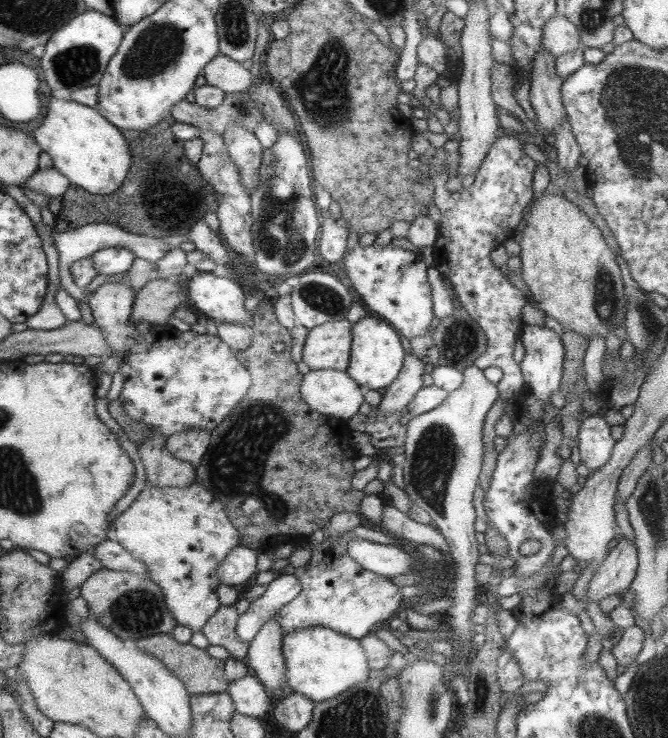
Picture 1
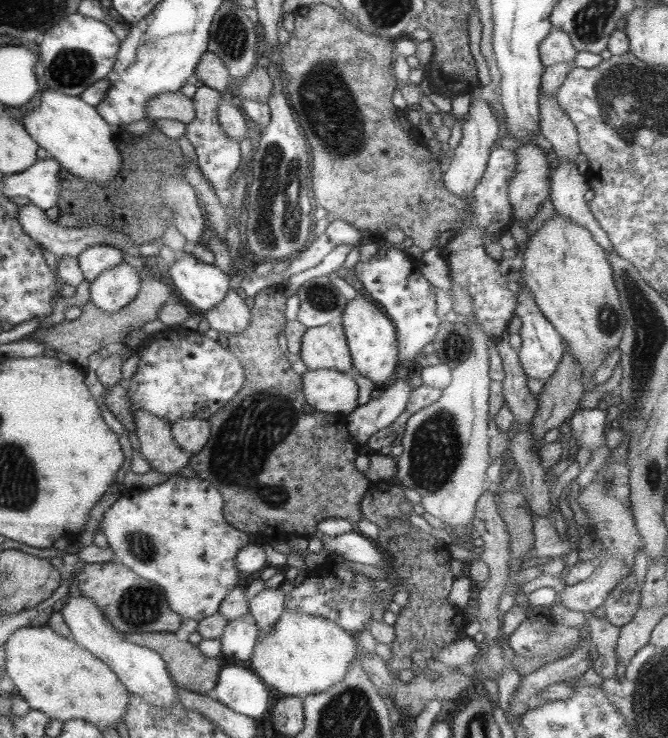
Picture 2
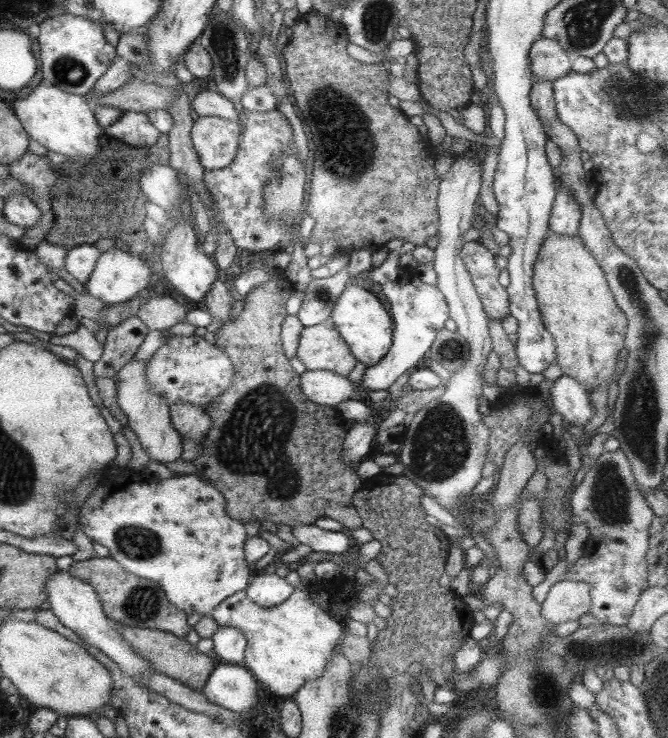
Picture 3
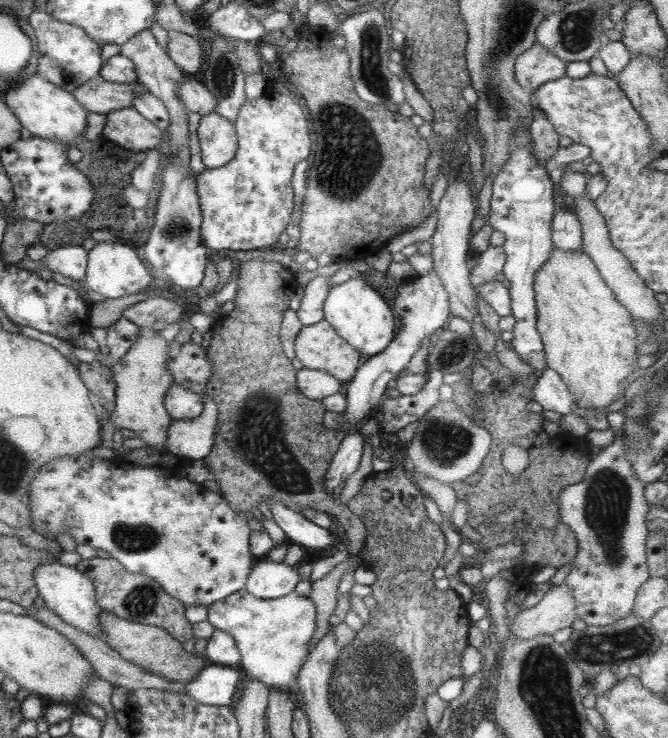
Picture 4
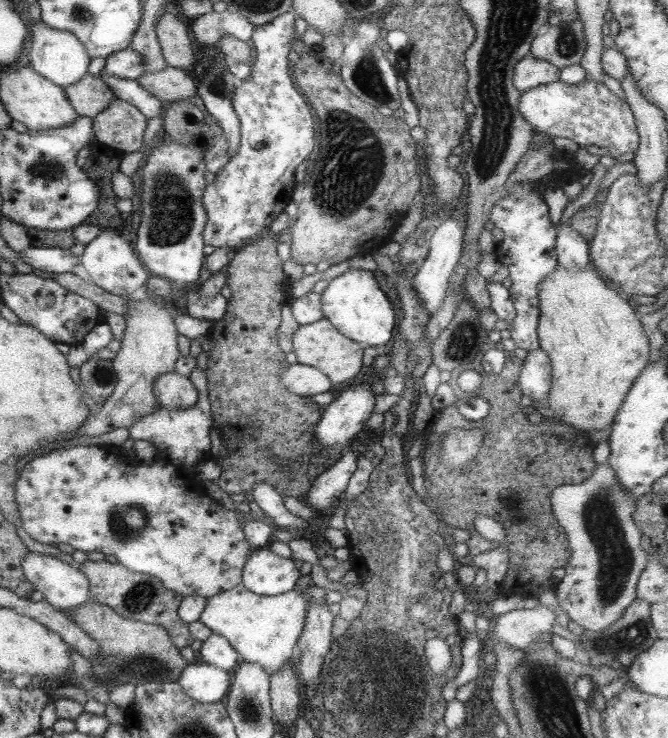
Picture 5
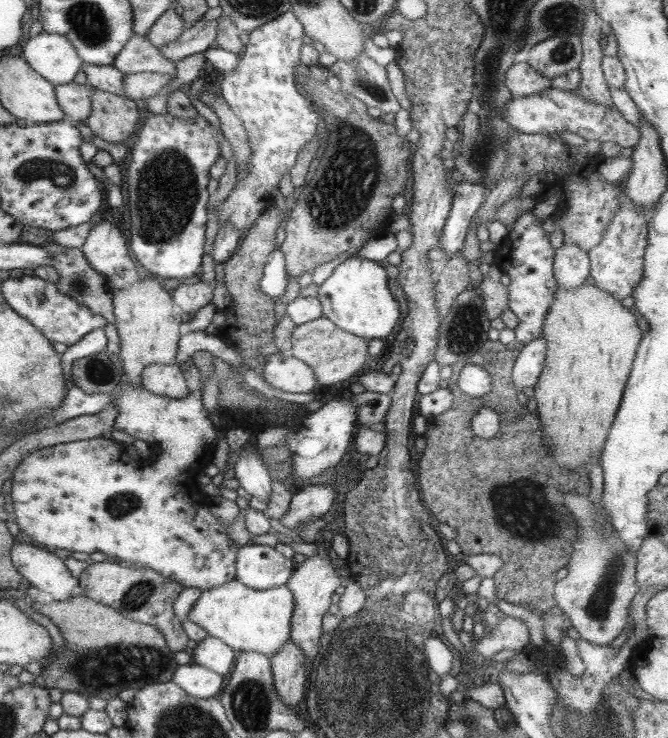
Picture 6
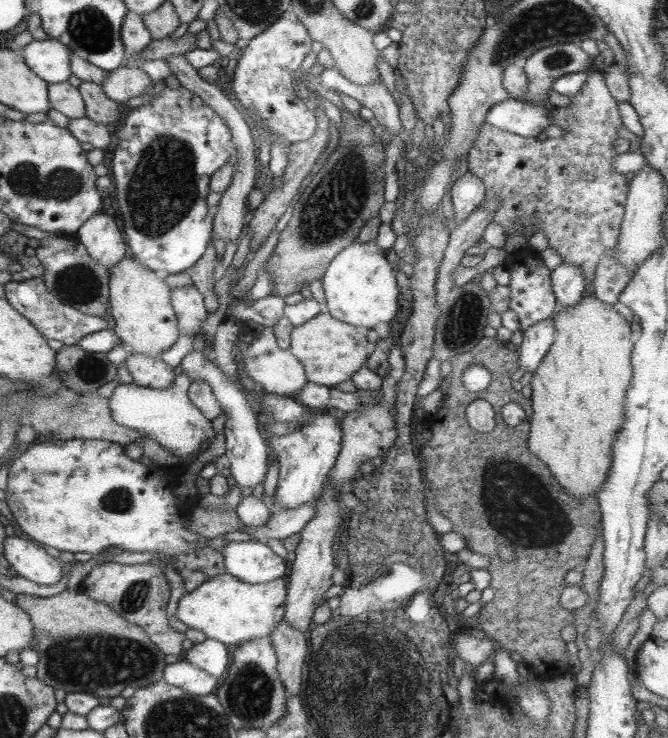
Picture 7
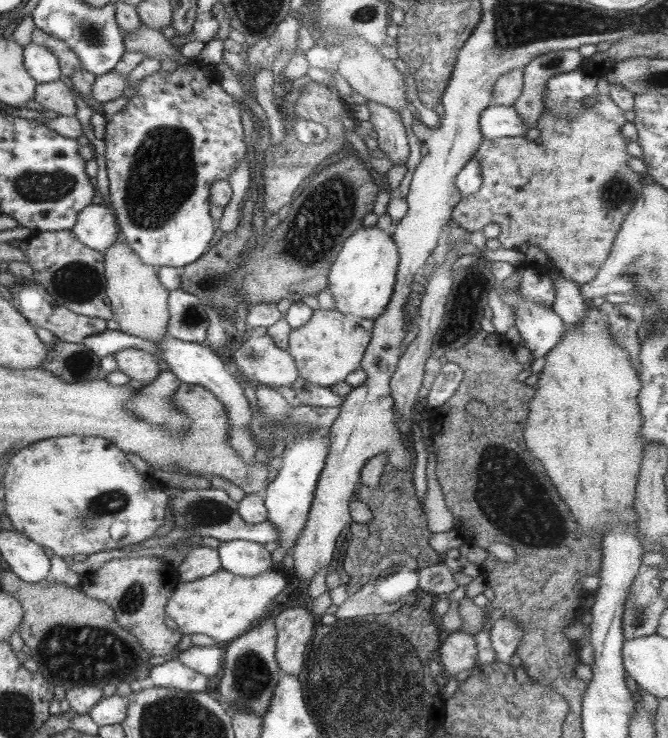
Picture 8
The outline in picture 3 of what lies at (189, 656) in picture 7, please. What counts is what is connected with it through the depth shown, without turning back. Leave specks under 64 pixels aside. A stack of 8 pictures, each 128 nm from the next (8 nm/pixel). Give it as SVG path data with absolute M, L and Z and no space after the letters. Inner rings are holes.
M219 626L211 636L211 656L218 662L243 664L245 637L232 626Z

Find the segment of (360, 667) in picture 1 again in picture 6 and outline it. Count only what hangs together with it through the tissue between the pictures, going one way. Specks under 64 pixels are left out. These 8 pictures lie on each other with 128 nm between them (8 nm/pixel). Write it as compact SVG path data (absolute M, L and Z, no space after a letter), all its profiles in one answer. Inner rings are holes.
M233 579L222 585L202 590L191 603L185 619L200 626L207 635L221 640L233 650L253 651L269 656L289 640L292 610L292 594L285 585L269 587L267 590L255 590Z

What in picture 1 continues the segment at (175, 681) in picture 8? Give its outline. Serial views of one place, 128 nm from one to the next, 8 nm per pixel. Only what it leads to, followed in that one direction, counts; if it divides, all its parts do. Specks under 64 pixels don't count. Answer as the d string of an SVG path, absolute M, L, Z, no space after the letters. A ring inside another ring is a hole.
M251 673L227 682L224 691L233 703L233 710L253 718L265 714L271 702L269 692L264 689L261 681Z

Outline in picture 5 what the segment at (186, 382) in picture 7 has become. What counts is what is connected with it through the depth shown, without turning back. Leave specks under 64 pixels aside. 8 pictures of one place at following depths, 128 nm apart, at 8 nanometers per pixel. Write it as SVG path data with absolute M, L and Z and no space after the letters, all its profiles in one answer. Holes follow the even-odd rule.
M195 366L189 374L191 384L197 391L197 402L191 408L179 408L179 410L167 410L167 408L159 407L153 414L147 414L143 418L132 422L128 428L128 438L131 440L147 440L151 442L156 449L158 458L151 462L145 463L139 460L130 460L127 455L115 446L108 444L96 445L78 445L71 448L60 448L59 450L49 451L46 455L37 456L25 463L21 469L21 473L14 482L14 501L17 507L18 517L25 534L31 540L41 544L67 544L75 551L81 551L85 554L91 552L100 552L103 555L114 556L121 566L128 568L136 573L143 573L157 578L166 589L175 591L182 597L203 597L209 598L214 594L219 594L224 590L230 589L232 586L238 585L241 580L241 571L247 556L251 554L252 548L246 542L244 532L240 523L237 522L236 514L233 511L225 509L221 503L215 501L207 495L202 484L195 486L195 482L191 482L190 472L199 462L210 458L210 440L209 431L212 424L211 406L209 405L208 390L206 387L207 379L204 370Z

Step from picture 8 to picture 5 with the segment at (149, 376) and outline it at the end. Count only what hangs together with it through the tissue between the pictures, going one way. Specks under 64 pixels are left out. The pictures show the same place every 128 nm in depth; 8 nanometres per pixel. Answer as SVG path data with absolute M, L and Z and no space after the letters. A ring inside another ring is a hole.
M175 371L156 376L152 389L157 404L167 410L191 408L197 402L198 394L190 379Z

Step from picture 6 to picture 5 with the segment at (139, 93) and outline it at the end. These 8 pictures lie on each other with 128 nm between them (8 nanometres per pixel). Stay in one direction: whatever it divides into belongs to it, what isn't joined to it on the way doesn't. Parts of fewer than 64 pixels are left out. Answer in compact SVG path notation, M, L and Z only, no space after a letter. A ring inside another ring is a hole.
M165 66L165 70L161 72L140 75L136 81L141 88L164 103L178 100L193 102L193 95L197 88L193 85L193 80L189 78L186 70L169 66Z

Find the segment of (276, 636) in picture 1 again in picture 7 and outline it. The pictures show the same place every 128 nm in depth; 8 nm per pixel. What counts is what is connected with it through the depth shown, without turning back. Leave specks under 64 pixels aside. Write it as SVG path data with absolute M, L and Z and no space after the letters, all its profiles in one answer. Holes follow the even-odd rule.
M231 541L221 548L223 568L241 582L261 584L283 576L287 561L258 541Z

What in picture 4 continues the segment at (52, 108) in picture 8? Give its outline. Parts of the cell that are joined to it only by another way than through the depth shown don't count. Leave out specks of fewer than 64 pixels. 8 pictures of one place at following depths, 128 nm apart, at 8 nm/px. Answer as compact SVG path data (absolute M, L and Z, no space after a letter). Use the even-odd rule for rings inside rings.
M97 75L81 83L71 93L87 113L104 115L131 106L132 98L145 91L147 91L146 88L137 81L114 83L102 80L101 76Z

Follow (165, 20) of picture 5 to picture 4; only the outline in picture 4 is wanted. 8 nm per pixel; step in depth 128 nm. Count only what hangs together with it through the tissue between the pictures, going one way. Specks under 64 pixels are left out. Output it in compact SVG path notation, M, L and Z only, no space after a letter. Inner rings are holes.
M175 32L173 36L167 37L165 44L167 56L173 64L187 76L193 76L199 70L201 64L201 49L199 43L191 36Z

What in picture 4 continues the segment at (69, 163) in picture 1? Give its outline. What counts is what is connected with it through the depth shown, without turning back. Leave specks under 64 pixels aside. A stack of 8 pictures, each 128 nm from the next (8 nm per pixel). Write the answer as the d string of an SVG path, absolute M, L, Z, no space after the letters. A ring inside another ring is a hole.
M27 76L19 86L9 88L3 98L11 114L15 115L20 125L31 135L63 144L73 144L81 140L87 112L72 93L51 84L41 76Z

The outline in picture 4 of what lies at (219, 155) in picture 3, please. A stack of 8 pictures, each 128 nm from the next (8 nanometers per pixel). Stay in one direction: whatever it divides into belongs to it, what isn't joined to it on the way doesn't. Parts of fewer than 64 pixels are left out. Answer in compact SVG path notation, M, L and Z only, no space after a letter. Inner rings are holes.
M211 111L200 116L196 134L205 169L225 166L233 158L237 137L228 120Z

